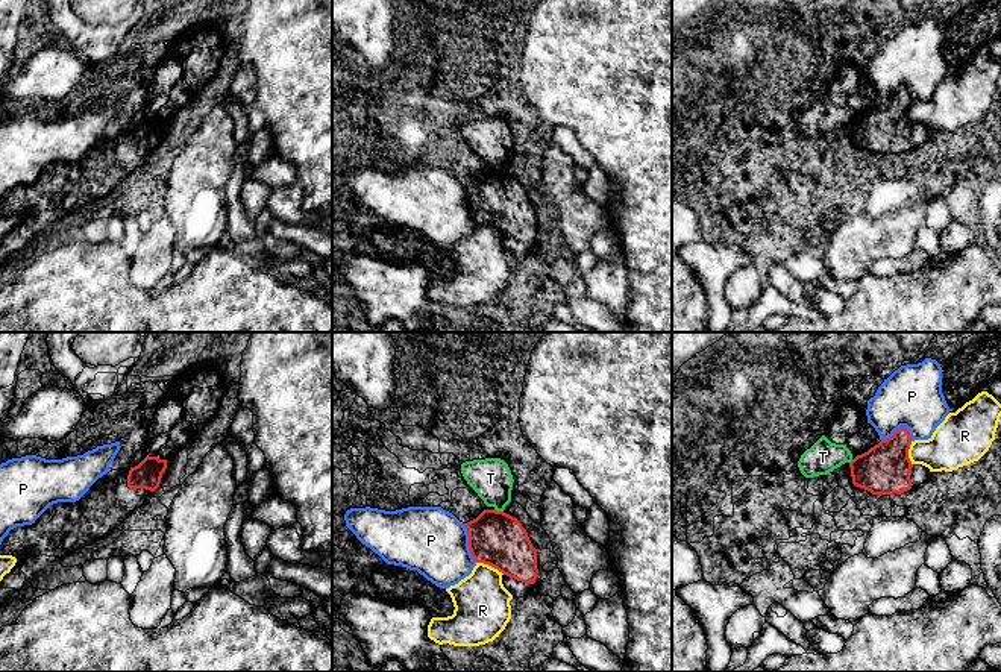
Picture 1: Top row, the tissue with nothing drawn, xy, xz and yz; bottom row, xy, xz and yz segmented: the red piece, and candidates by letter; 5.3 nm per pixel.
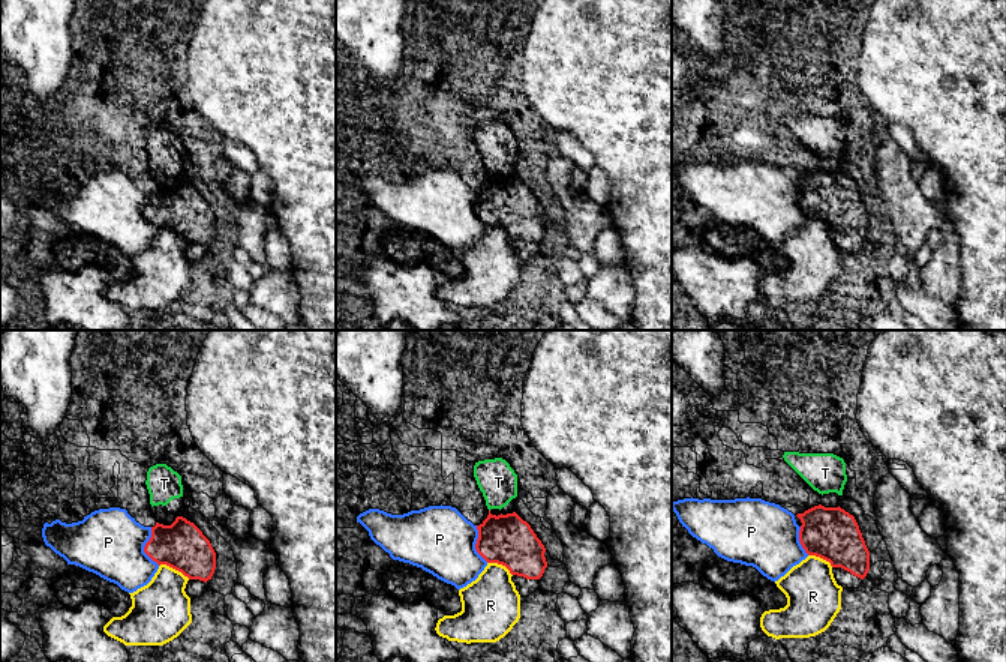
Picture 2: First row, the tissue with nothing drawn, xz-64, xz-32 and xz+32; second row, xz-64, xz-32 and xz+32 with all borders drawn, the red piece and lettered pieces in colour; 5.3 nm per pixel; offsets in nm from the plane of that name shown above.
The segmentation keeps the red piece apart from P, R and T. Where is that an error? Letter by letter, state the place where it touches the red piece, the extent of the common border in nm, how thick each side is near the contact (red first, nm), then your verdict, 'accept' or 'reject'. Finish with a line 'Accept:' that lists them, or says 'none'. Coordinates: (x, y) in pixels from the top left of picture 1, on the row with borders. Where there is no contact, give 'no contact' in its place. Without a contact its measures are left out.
P: meets red in yz at (900, 428); contact 180 nm long; 280 nm thick on the red side, 320 nm on the other; reject
R: meets red in xz at (490, 565); contact 170 nm long; 280 nm thick on the red side, 300 nm on the other; reject
T: meets red in xz at (499, 511); contact 50 nm long; 280 nm thick on the red side, 220 nm on the other; reject
Accept: none

